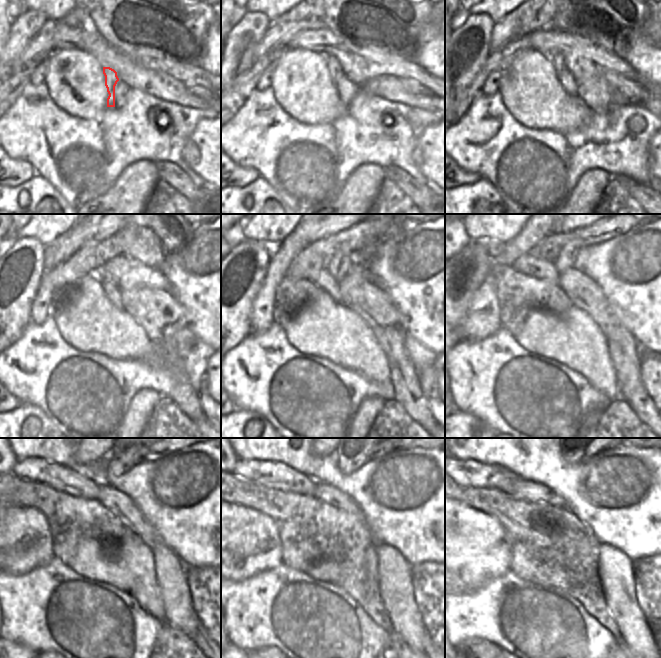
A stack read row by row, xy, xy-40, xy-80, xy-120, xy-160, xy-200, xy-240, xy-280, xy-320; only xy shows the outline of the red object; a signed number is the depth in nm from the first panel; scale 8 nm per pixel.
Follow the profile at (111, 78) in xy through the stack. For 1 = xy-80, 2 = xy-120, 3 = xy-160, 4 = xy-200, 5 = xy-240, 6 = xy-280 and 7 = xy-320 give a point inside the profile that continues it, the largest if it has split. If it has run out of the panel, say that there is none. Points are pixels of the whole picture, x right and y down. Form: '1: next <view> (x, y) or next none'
1: next xy-80 (556, 58)
2: next xy-120 (105, 276)
3: next xy-160 (341, 261)
4: next xy-200 (565, 260)
5: next xy-240 (123, 458)
6: next xy-280 (349, 458)
7: next xy-320 (573, 458)

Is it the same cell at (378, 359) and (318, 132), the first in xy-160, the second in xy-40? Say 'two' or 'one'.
two

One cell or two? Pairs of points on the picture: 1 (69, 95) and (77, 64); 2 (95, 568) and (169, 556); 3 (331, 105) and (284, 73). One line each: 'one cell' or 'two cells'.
1: one cell
2: two cells
3: one cell

